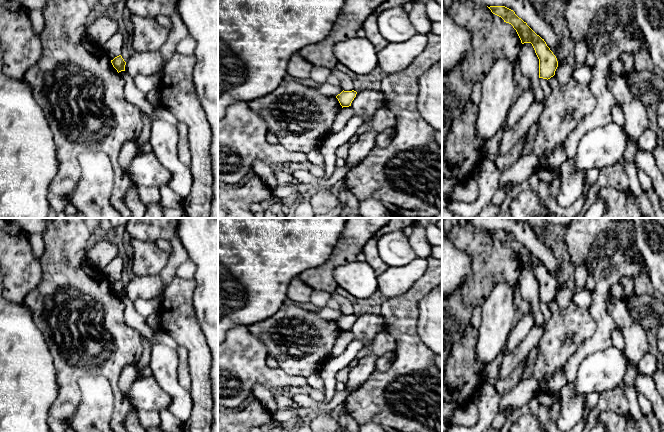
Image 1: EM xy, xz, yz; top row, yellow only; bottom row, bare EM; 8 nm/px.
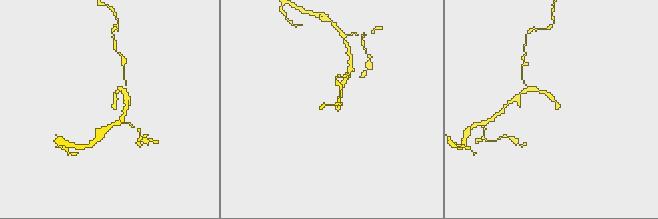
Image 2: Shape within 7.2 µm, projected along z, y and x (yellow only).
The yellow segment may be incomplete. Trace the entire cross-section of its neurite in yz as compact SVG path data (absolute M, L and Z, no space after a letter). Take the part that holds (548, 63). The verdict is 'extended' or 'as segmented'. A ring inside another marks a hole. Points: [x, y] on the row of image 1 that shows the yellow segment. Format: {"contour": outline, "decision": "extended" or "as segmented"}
{"contour": "M490 6L491 12L501 17L516 30L521 43L531 43L539 59L539 78L550 79L558 67L556 56L547 46L544 39L537 35L515 12L505 6Z", "decision": "as segmented"}

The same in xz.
{"contour": "M352 90L352 91L342 91L340 94L336 96L338 99L340 105L343 107L349 107L351 106L352 101L356 97L357 92Z", "decision": "as segmented"}

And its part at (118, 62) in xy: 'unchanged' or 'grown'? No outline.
unchanged

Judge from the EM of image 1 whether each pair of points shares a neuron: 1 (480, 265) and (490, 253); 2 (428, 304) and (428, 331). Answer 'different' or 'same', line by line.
1: same
2: same

